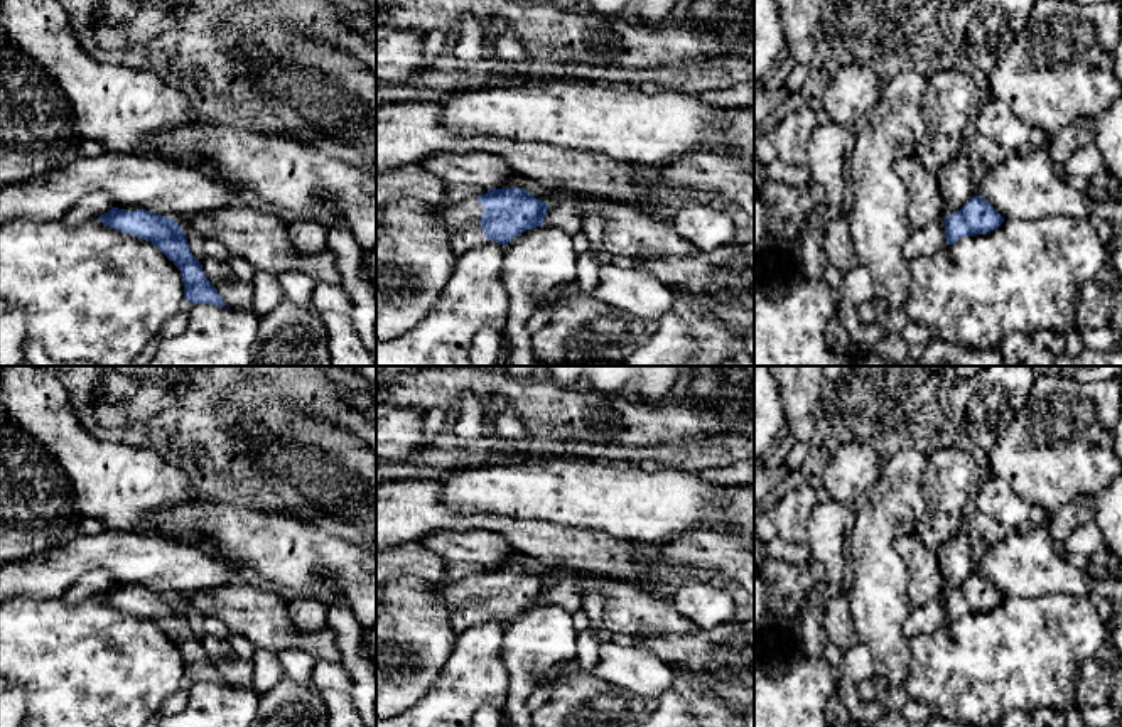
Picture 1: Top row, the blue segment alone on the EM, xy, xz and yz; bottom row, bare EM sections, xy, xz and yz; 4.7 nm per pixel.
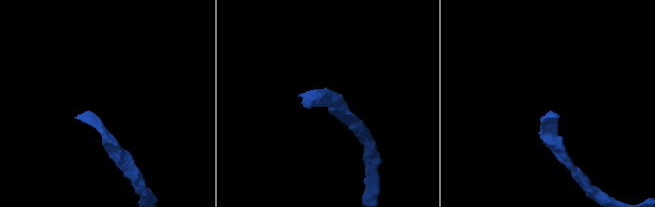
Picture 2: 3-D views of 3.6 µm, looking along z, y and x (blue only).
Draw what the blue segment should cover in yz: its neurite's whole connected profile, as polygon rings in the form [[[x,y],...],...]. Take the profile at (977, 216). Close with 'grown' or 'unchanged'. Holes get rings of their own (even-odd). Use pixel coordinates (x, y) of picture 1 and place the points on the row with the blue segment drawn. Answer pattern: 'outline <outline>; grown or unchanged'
outline [[[974,196],[960,211],[945,216],[947,245],[974,234],[987,234],[997,229],[1004,218],[982,197]]]; unchanged

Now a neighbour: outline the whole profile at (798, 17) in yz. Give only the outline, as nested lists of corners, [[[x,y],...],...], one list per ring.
[[[776,0],[785,25],[786,54],[796,64],[810,64],[815,56],[813,29],[820,22],[825,0]]]

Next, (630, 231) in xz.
[[[508,175],[498,187],[521,187],[548,206],[570,202],[579,216],[597,211],[606,218],[607,248],[614,256],[636,256],[641,251],[658,255],[697,253],[697,246],[683,238],[666,219],[634,207],[569,189],[545,187],[531,179]]]

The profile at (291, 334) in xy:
[[[283,300],[260,315],[250,366],[331,366],[321,314]]]

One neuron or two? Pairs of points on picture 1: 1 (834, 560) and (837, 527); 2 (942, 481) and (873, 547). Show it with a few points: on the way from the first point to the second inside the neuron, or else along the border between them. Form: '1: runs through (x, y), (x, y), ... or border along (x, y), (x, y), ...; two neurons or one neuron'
1: runs through (834, 552), (834, 535); one neuron
2: border along (928, 459), (923, 469), (925, 515), (913, 532); two neurons

